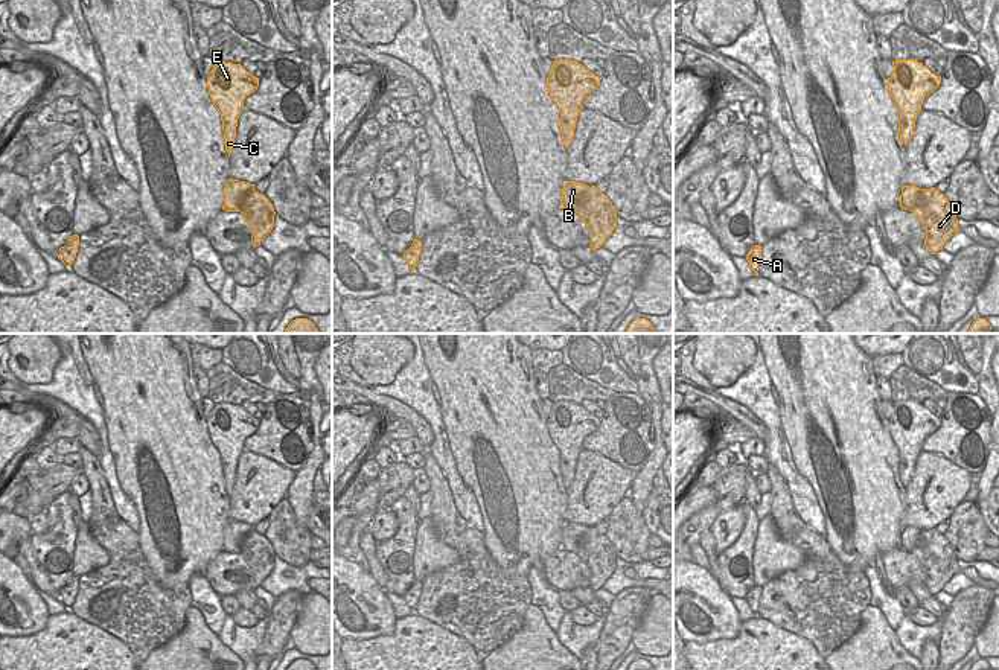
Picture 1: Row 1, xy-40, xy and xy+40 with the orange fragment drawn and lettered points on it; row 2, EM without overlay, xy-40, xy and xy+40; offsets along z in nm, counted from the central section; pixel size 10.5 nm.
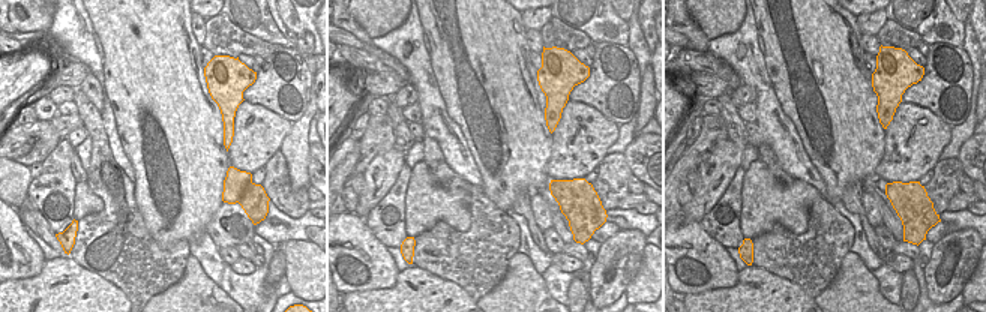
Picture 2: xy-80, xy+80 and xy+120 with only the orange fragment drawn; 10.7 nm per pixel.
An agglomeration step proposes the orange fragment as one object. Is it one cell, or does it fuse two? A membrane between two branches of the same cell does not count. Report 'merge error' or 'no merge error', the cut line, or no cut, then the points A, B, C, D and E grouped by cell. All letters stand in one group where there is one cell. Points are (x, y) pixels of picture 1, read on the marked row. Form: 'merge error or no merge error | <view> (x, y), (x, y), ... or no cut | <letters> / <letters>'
merge error | xy-40 (253, 186), (242, 198), (238, 210) | A D / B C E

